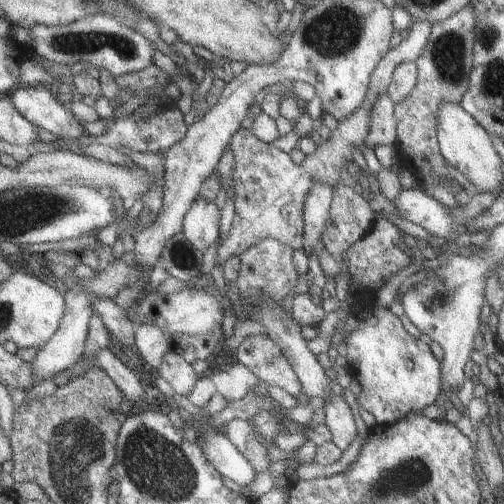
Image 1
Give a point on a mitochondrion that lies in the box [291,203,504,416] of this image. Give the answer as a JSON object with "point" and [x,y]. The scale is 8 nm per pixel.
{"point":[441,302]}

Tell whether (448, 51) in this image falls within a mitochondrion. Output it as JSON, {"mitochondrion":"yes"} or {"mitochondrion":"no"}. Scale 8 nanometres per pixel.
{"mitochondrion":"yes"}

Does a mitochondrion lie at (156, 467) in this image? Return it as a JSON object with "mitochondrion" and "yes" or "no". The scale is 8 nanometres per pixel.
{"mitochondrion":"yes"}

